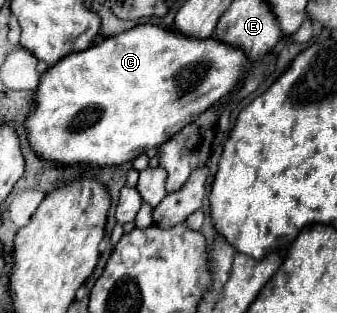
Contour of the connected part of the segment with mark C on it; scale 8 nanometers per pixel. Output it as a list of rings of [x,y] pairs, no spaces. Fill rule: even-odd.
[[[137,25],[103,39],[99,45],[67,55],[47,69],[35,93],[35,109],[25,121],[27,141],[37,157],[61,167],[95,165],[115,167],[133,161],[151,147],[163,145],[187,123],[193,123],[205,107],[231,93],[243,79],[247,59],[241,49],[225,47],[217,39],[191,39],[159,25]]]

